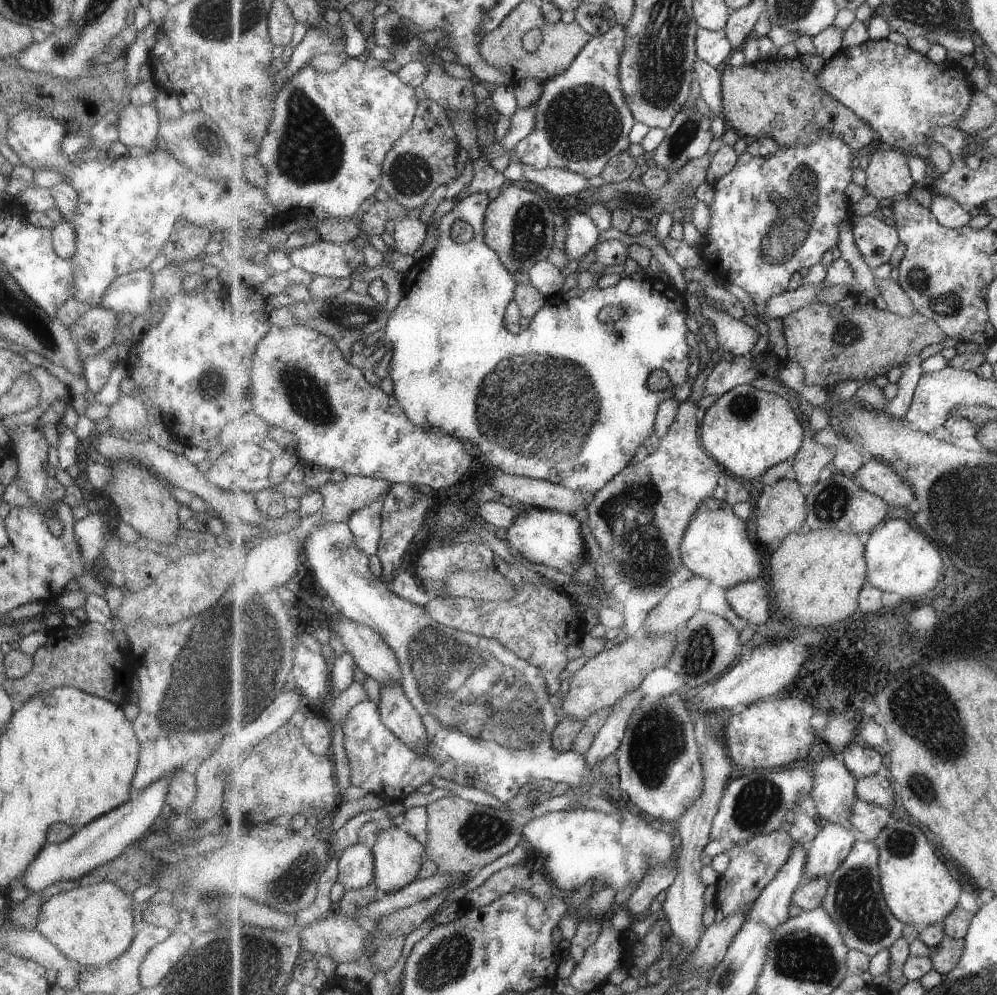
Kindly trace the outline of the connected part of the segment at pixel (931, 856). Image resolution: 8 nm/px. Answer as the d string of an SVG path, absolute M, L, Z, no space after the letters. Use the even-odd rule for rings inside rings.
M907 821L892 822L876 840L880 848L882 891L893 914L905 924L931 926L943 923L957 908L963 884L953 878L949 866L937 856L925 832Z

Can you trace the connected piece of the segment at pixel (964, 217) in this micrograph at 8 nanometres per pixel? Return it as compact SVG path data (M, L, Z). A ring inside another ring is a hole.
M935 194L930 209L942 225L950 229L967 227L974 212L945 195Z

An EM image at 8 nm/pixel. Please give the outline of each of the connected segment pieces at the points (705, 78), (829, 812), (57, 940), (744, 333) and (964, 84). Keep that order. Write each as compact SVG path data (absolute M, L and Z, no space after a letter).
M703 60L696 63L696 82L699 84L699 95L705 100L713 115L724 114L722 69L714 67Z
M824 758L812 771L815 777L812 798L822 822L839 823L852 828L852 816L858 801L858 778L835 758Z
M100 882L77 886L50 896L36 914L35 929L65 958L80 966L97 966L116 959L133 938L133 904L117 885Z
M703 306L703 317L709 320L717 332L717 341L723 350L732 353L735 358L754 352L761 336L747 322L732 317L727 311Z
M885 38L880 41L869 40L861 46L842 50L833 60L825 62L818 77L819 84L870 124L881 141L915 155L919 144L929 147L935 142L933 136L936 129L959 128L960 120L968 113L974 92L977 92L970 74L961 69L959 62L938 63L930 54L921 54L908 45L898 45Z

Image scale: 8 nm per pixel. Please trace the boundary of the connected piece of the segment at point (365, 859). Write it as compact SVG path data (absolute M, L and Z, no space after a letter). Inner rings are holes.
M363 842L350 846L339 855L338 882L349 889L359 890L373 883L373 851Z

